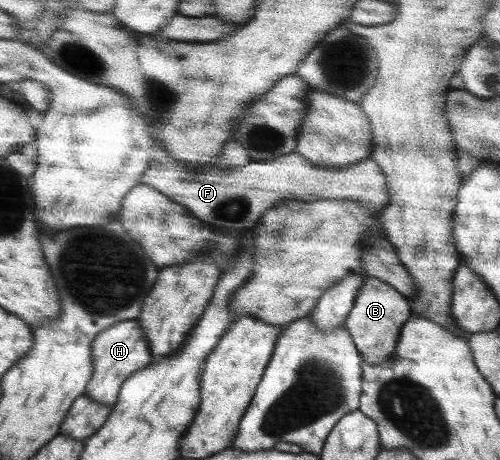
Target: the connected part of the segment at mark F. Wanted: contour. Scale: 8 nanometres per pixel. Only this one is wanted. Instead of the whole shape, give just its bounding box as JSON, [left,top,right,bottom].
[140,152,391,249]

